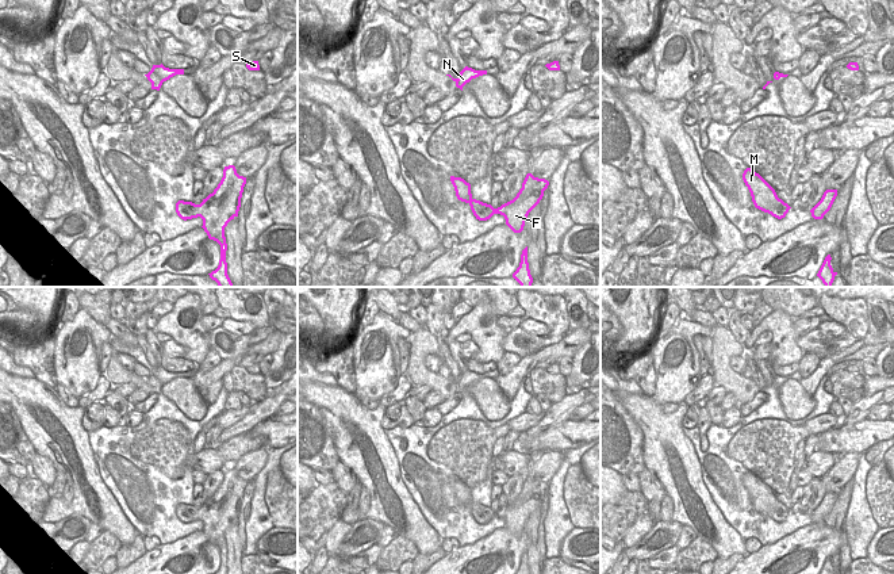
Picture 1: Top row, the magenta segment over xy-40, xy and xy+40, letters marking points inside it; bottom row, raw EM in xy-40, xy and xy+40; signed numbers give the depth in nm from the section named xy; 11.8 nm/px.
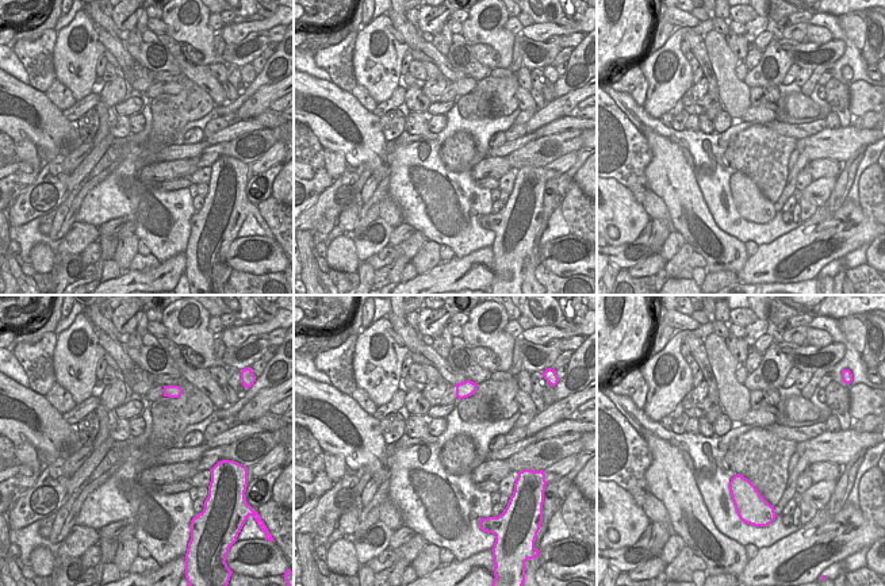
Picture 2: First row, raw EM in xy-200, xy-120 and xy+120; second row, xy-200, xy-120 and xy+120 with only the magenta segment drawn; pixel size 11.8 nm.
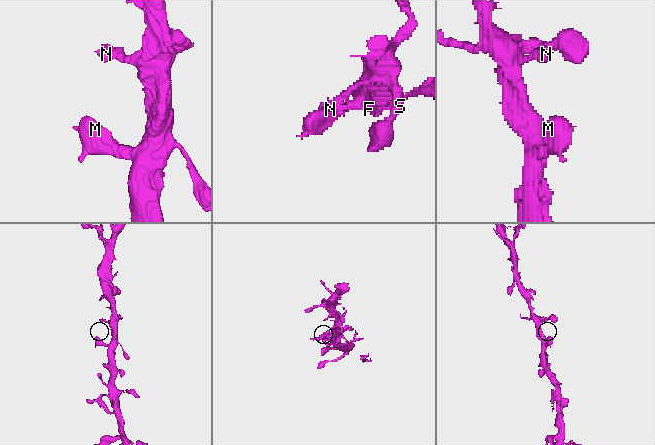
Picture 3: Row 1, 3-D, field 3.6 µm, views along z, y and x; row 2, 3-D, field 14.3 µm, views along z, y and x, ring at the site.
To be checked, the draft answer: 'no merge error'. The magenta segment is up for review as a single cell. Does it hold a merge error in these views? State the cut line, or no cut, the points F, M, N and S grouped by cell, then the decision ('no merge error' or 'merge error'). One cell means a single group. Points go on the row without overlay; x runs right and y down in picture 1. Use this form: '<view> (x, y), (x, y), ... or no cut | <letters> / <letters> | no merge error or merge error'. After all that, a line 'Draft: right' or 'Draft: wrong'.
no cut | F M N S | no merge error
Draft: right

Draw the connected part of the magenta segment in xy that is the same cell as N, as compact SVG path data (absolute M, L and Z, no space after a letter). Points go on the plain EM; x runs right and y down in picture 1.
M465 370L460 375L460 380L458 382L453 382L450 378L446 378L446 379L449 379L456 386L456 390L463 394L463 390L467 386L469 386L472 382L476 382L476 380L483 379L483 378L487 378L487 374L475 374L472 371Z

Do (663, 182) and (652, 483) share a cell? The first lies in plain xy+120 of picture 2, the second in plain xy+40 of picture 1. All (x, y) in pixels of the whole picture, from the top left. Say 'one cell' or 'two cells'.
two cells

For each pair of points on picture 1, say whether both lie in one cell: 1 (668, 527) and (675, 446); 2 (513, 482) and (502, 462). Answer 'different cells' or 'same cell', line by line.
1: different cells
2: different cells

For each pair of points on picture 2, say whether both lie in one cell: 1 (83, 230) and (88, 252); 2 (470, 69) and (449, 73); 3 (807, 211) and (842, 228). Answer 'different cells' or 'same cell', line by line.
1: different cells
2: different cells
3: different cells

